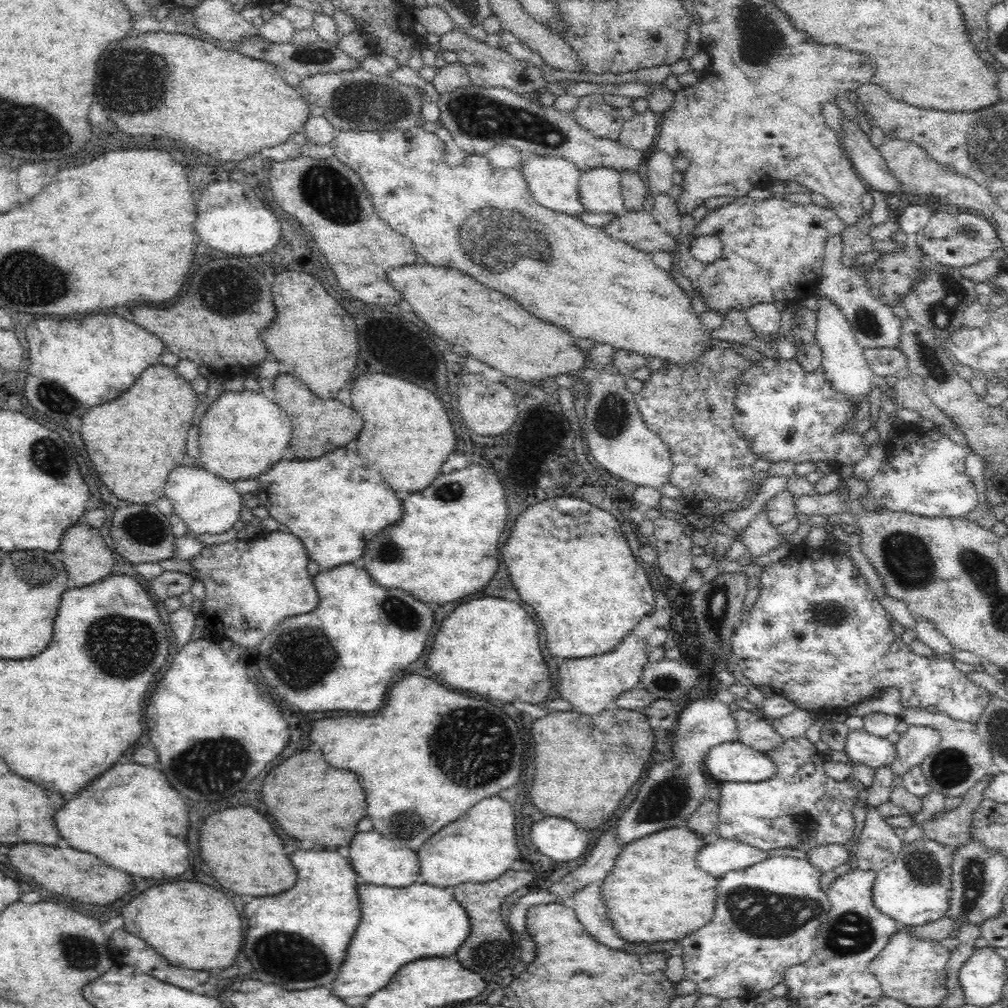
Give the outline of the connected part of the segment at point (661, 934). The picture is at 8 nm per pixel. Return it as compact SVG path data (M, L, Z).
M674 827L648 834L624 846L620 856L616 858L616 864L601 882L608 917L620 937L632 943L680 941L712 920L717 903L718 878L700 870L696 862L699 850L704 848L706 843L702 835L687 827Z

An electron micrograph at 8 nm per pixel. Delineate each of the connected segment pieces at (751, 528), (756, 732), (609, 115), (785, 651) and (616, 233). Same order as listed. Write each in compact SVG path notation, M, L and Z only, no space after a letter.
M763 509L756 514L756 518L748 524L748 528L741 534L742 544L747 551L750 551L756 557L768 554L771 550L778 548L781 545L779 541L780 533L766 519Z
M740 707L731 712L736 721L737 738L744 745L758 752L779 750L784 742L784 737L774 729L774 725L766 717L761 718L755 711L748 711Z
M597 92L578 97L576 109L570 112L572 118L582 128L596 138L608 138L618 141L621 128L625 120L614 109L604 101L604 97Z
M805 543L792 544L790 554L766 567L759 581L759 596L747 620L741 621L731 636L732 658L752 684L769 686L774 695L786 697L797 708L817 715L832 714L838 708L874 699L884 688L897 688L904 708L936 706L936 710L954 720L975 725L988 706L992 695L958 670L953 661L941 655L916 655L894 634L893 618L886 613L881 598L856 569L849 554L841 554L829 546L812 548Z
M640 210L634 212L624 212L624 214L614 218L606 228L602 228L610 237L620 239L630 244L634 248L645 253L657 252L674 252L678 250L678 244L681 242L674 239L672 235L664 231L662 227L654 220L654 217L648 211Z

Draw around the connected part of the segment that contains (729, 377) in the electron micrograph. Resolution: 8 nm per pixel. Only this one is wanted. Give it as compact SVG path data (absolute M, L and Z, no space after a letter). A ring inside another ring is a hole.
M712 347L704 351L695 361L685 365L666 361L643 382L642 390L634 394L635 403L644 423L652 433L660 435L670 449L673 462L670 484L682 489L684 499L688 501L688 507L692 507L692 510L707 498L740 504L748 496L749 486L755 478L752 465L758 458L750 450L748 443L736 433L732 413L735 411L733 398L737 391L736 379L752 363L732 349Z

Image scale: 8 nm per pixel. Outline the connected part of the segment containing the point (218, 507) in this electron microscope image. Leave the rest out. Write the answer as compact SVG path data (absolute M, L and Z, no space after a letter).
M177 466L168 476L165 484L165 496L188 529L196 534L222 534L230 530L240 518L243 499L232 482L224 480L201 466Z

